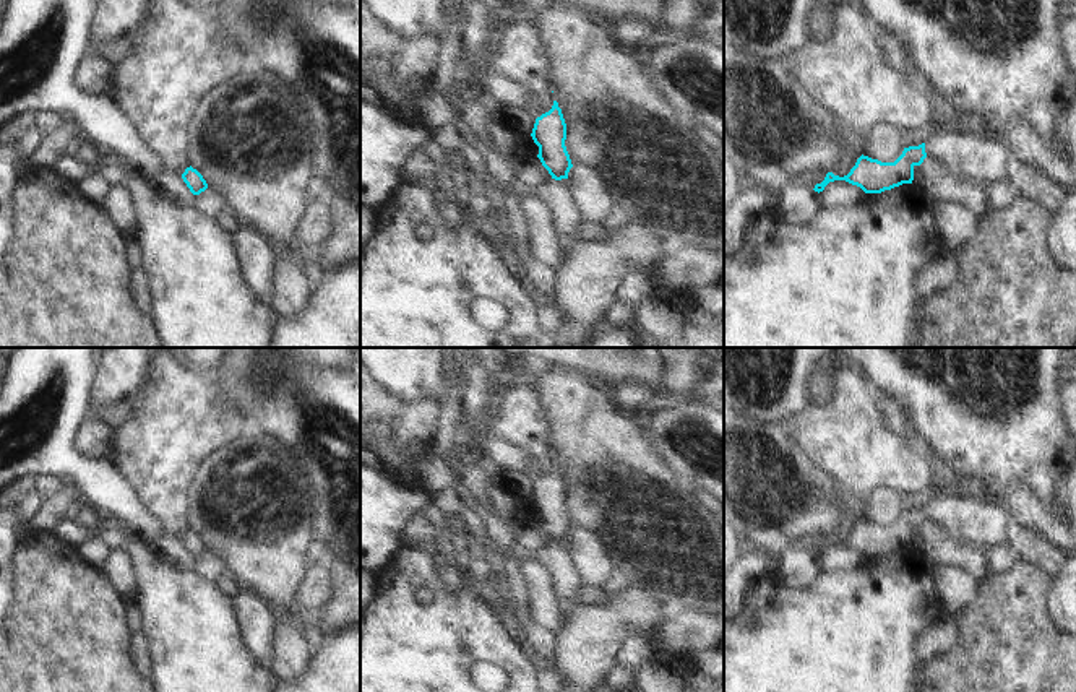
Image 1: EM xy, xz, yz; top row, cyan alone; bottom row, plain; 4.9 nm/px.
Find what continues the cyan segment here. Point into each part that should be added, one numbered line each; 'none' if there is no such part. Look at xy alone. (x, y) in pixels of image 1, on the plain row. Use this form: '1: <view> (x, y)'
none

